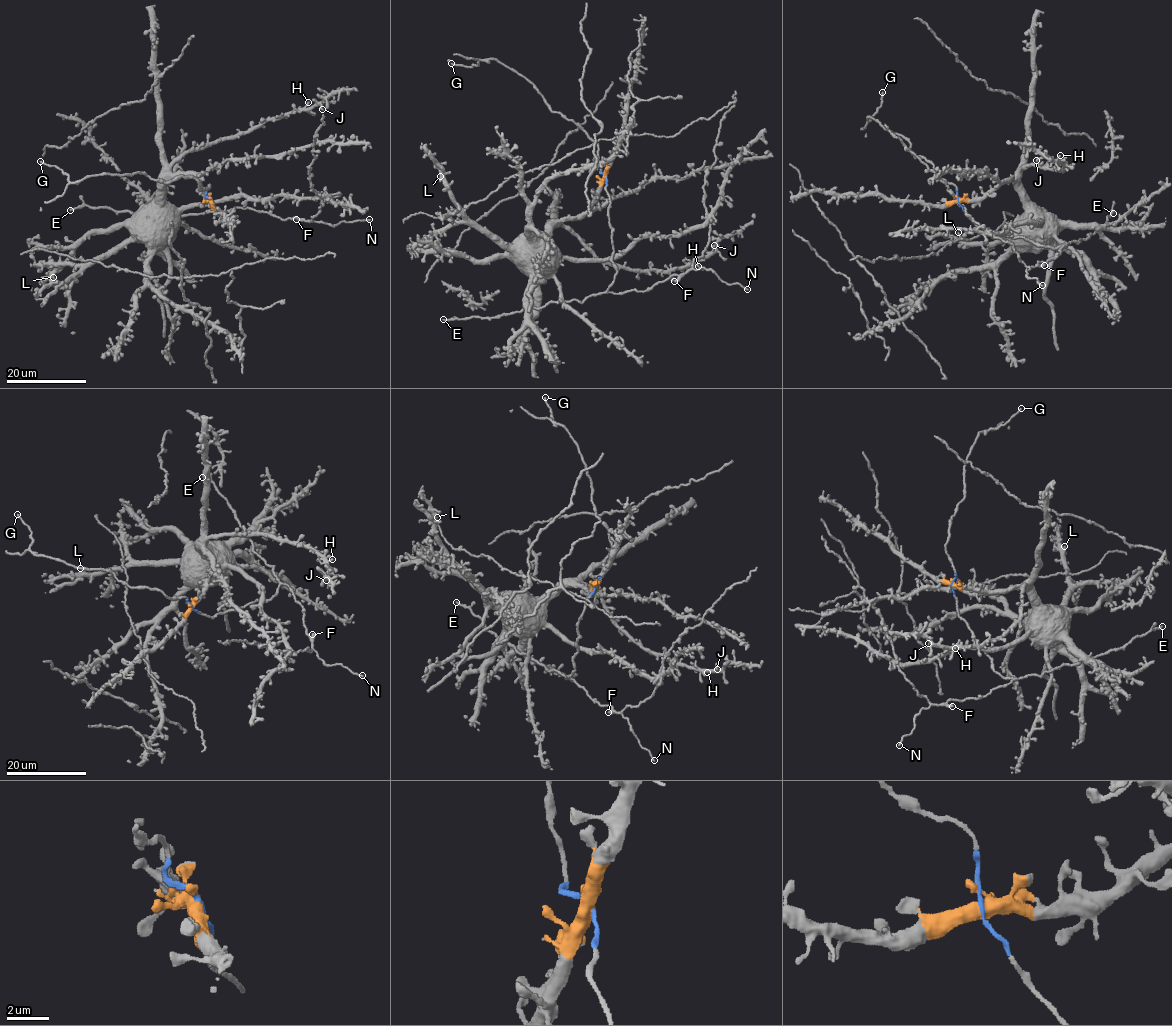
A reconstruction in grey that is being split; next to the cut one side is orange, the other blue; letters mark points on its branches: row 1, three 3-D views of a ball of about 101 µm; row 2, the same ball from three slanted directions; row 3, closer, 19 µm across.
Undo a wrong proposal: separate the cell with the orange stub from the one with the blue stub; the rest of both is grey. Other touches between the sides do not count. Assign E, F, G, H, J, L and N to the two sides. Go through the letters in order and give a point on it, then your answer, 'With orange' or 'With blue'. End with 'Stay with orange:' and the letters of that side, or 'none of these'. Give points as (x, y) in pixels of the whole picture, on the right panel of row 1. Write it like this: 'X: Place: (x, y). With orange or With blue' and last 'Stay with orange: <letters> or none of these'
E: Place: (1113, 213). With blue
F: Place: (1044, 265). With blue
G: Place: (882, 92). With blue
H: Place: (1060, 155). With orange
J: Place: (1036, 160). With orange
L: Place: (958, 232). With orange
N: Place: (1042, 285). With blue
Stay with orange: H, J, L

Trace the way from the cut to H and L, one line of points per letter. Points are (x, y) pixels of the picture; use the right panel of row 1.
H: (957, 200), (980, 200), (999, 183), (1033, 164), (1051, 170), (1064, 169), (1064, 164), (1057, 158), (1060, 156)
L: (957, 200), (980, 200), (1010, 179), (1028, 213), (1026, 234), (1019, 237), (978, 244), (962, 241), (958, 232)

